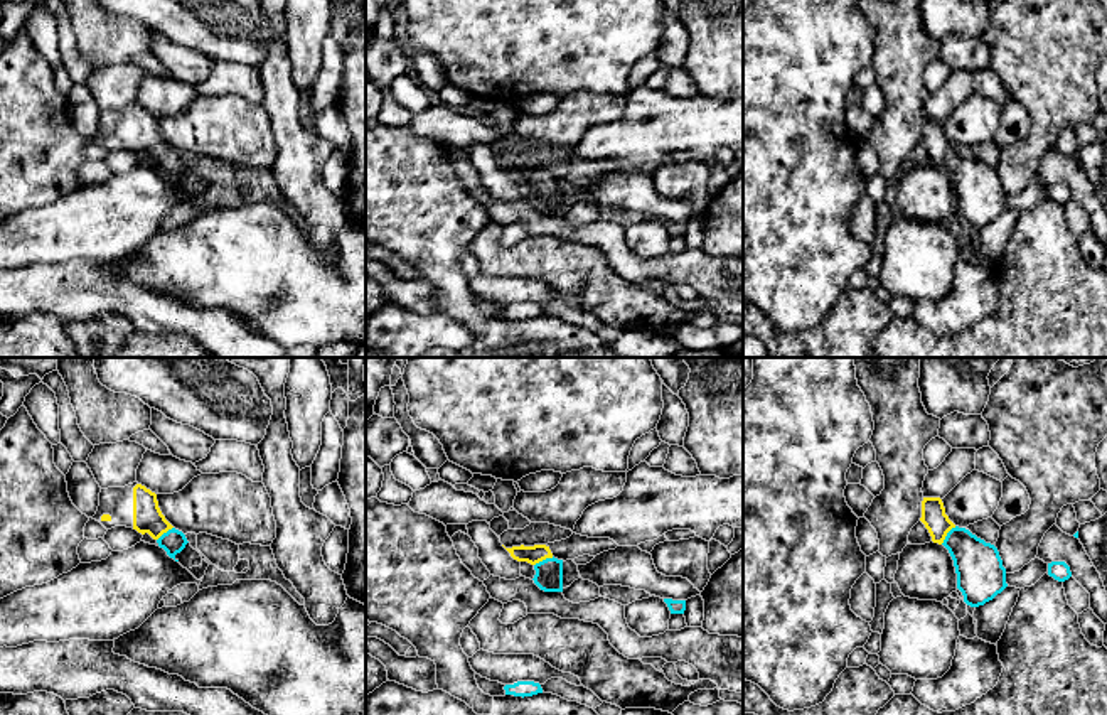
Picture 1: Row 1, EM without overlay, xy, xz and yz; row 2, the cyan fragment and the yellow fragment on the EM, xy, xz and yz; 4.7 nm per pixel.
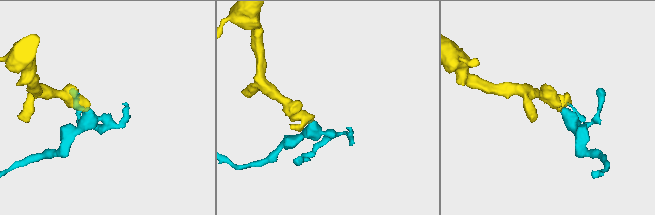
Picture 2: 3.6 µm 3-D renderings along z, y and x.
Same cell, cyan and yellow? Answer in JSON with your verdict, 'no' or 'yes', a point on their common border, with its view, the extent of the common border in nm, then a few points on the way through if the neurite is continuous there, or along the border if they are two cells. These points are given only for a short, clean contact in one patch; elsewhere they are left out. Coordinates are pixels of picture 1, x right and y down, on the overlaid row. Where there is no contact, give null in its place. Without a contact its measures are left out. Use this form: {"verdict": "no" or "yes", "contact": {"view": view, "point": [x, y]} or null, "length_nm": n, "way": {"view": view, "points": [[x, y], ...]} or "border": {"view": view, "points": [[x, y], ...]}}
{"verdict": "yes", "contact": {"view": "yz", "point": [947, 535]}, "length_nm": 120, "way": {"view": "yz", "points": [[981, 575], [978, 565], [947, 535], [934, 516]]}}

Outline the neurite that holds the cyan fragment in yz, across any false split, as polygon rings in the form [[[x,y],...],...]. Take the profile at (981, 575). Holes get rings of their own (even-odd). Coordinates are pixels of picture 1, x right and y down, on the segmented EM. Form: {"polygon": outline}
{"polygon": [[[923,497],[920,521],[932,541],[949,550],[957,573],[957,589],[967,605],[984,605],[1008,587],[997,548],[969,530],[955,526],[945,514],[940,497]]]}

